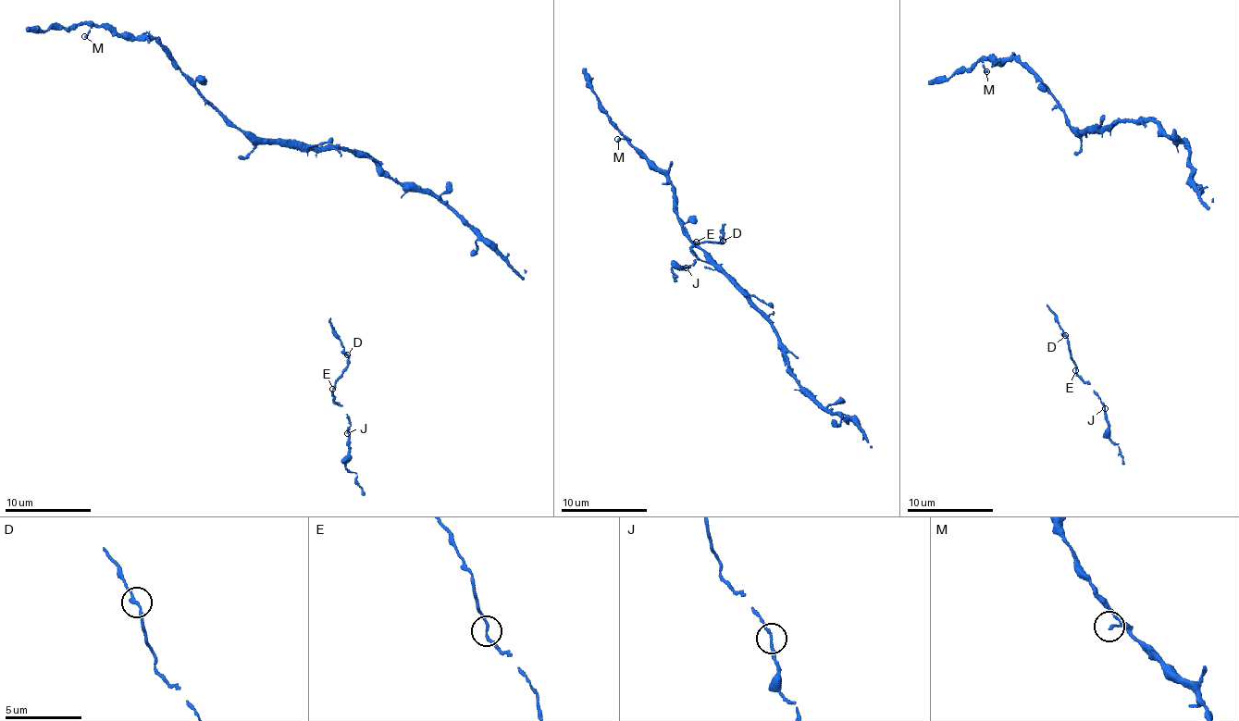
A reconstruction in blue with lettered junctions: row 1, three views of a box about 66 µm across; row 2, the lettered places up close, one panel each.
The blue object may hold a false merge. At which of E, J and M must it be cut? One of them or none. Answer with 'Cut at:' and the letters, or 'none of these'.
Cut at: none of these

